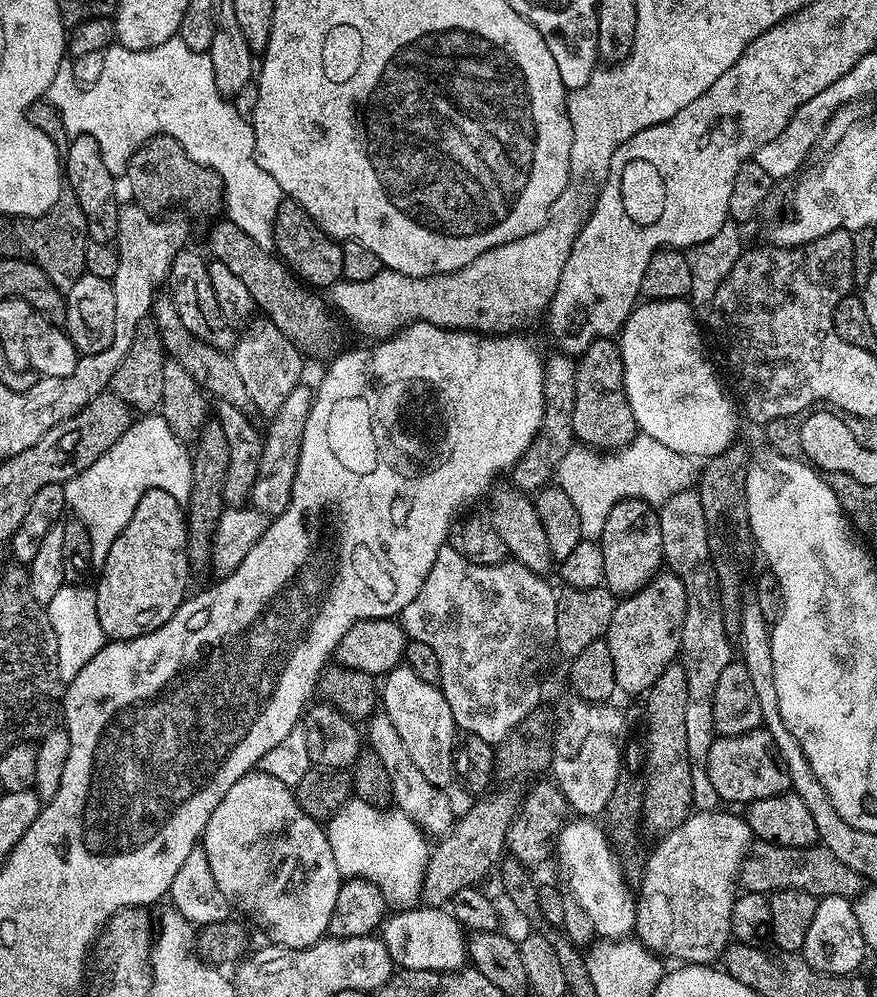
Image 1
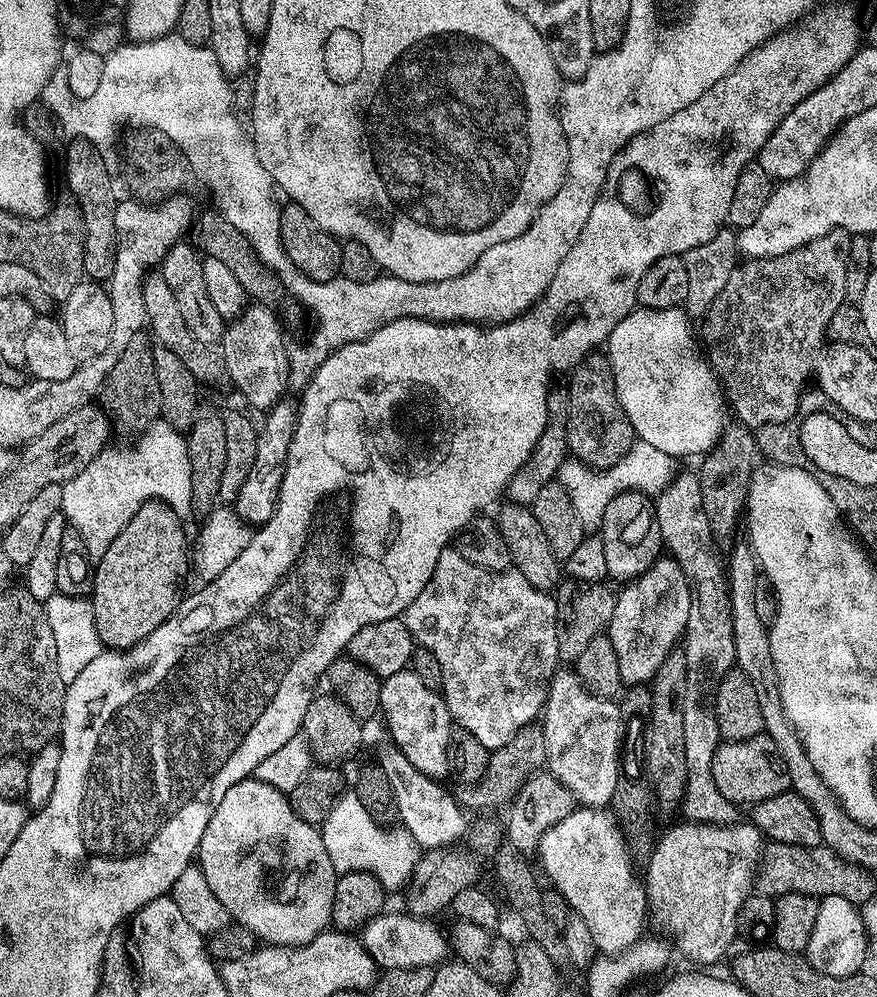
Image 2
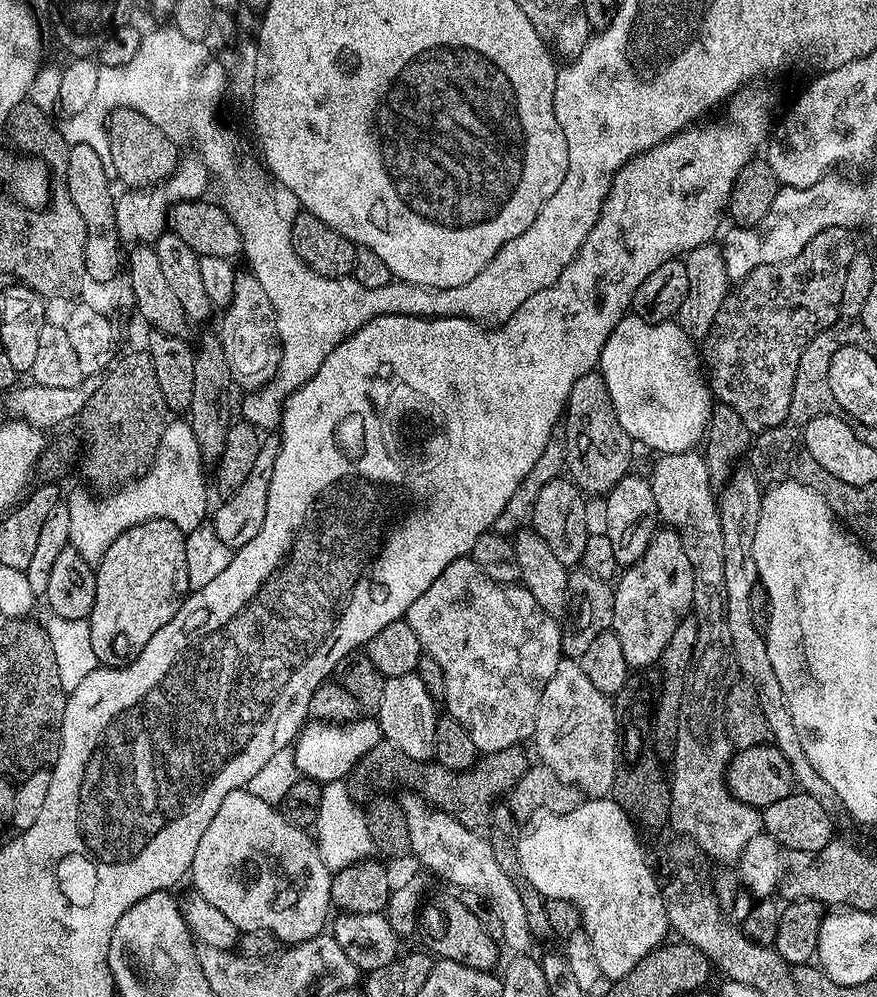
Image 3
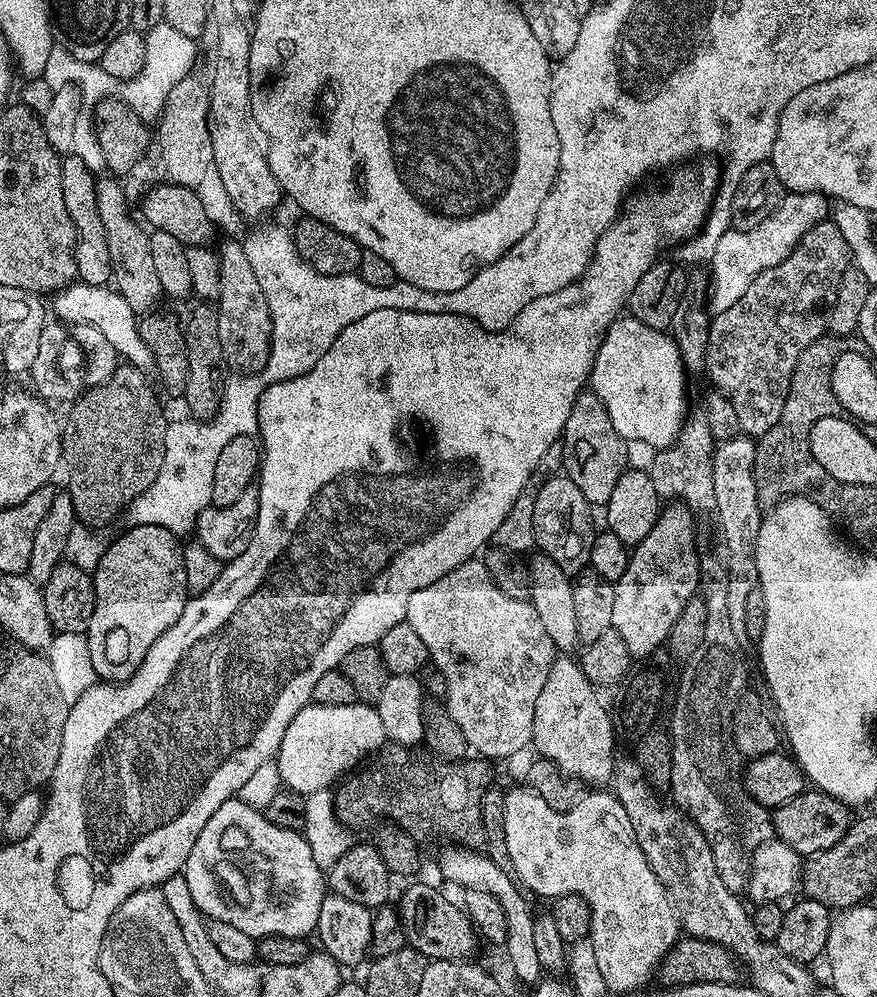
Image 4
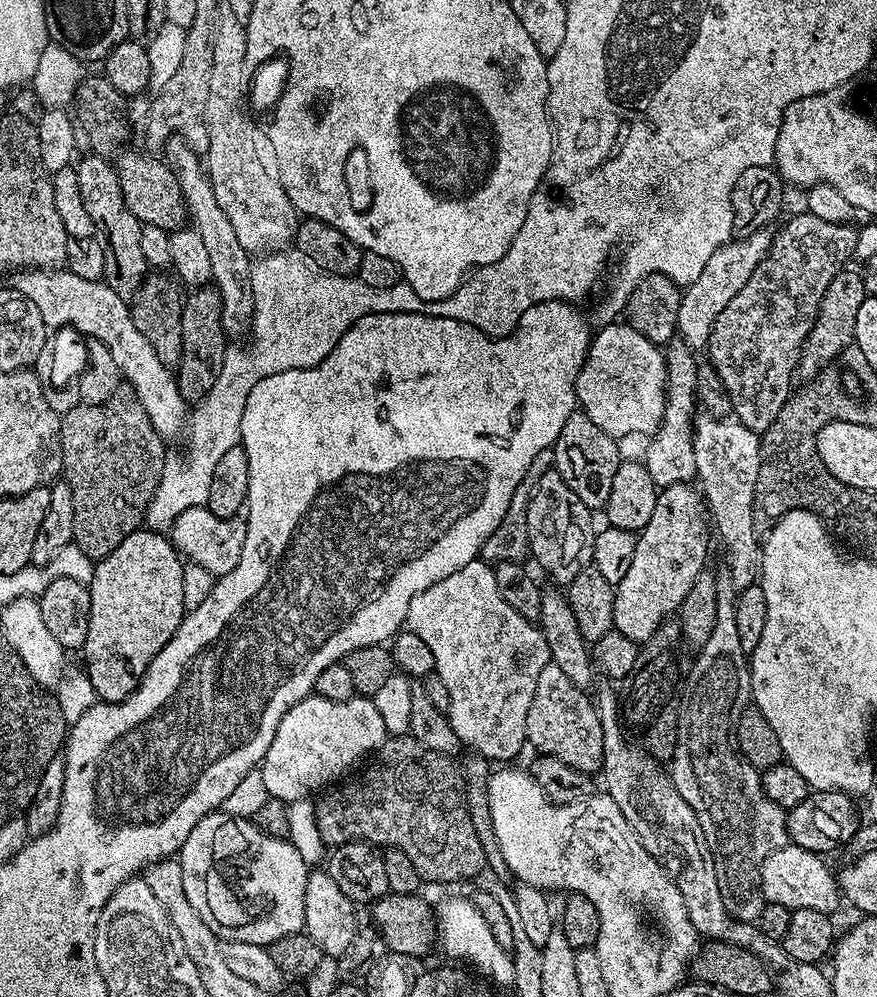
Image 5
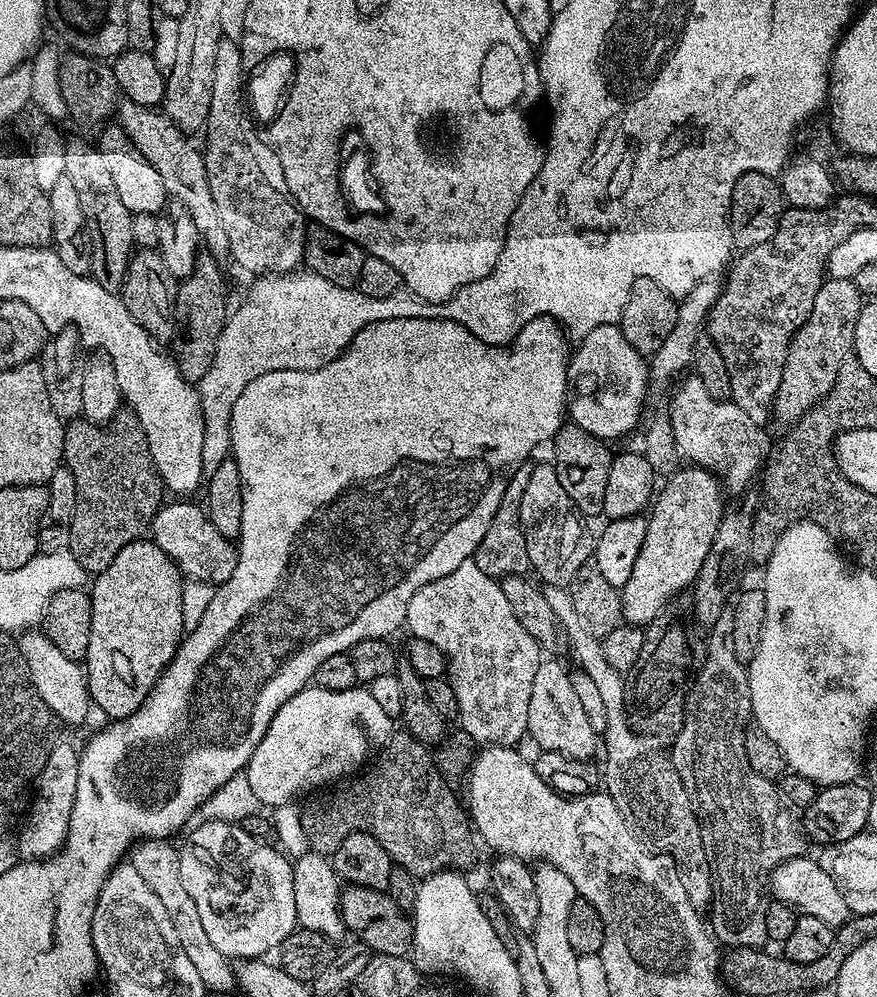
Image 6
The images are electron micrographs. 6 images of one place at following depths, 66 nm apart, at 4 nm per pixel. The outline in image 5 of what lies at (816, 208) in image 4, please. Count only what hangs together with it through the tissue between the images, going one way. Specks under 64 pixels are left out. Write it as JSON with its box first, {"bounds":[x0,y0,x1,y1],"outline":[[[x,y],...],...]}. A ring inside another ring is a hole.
{"bounds":[676,228,773,350],"outline":[[[759,228],[757,232],[751,232],[748,236],[729,239],[728,243],[720,245],[718,250],[710,254],[710,258],[704,261],[702,272],[691,277],[690,283],[683,289],[678,306],[678,318],[676,330],[679,339],[683,340],[689,348],[700,350],[705,347],[710,338],[710,330],[714,330],[714,322],[726,306],[730,306],[730,298],[746,286],[750,280],[750,274],[760,265],[764,255],[770,250],[773,233],[768,228]]]}

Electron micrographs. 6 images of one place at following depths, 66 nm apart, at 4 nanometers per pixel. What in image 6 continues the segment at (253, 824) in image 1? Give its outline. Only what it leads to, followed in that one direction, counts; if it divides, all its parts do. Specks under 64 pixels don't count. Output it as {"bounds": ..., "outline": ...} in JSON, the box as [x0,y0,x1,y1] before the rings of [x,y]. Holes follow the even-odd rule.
{"bounds":[179,820,298,958],"outline":[[[204,820],[193,830],[185,842],[184,848],[179,849],[180,861],[182,862],[182,883],[194,898],[194,906],[198,906],[198,918],[202,918],[202,930],[206,930],[206,938],[214,942],[216,947],[224,956],[229,958],[260,958],[271,950],[279,949],[285,938],[298,928],[296,922],[296,907],[294,906],[294,878],[292,877],[293,861],[279,847],[271,843],[254,838],[246,834],[246,830],[239,823],[228,823],[218,820]]]}

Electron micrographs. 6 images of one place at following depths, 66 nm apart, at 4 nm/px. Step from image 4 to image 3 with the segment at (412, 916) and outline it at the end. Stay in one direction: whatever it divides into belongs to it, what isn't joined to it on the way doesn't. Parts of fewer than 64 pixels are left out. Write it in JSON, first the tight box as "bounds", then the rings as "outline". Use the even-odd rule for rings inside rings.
{"bounds":[418,895,501,972],"outline":[[[459,895],[436,896],[432,904],[425,903],[418,913],[418,933],[424,939],[423,947],[433,957],[449,960],[450,962],[462,962],[462,966],[470,966],[474,970],[483,972],[493,971],[500,960],[501,945],[497,937],[485,930],[478,918],[466,910]]]}

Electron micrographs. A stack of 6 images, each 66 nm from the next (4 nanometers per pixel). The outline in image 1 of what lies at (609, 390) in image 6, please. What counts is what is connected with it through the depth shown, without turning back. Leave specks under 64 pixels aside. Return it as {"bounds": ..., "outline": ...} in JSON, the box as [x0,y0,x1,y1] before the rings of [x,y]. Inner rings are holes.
{"bounds":[618,299,738,458],"outline":[[[687,299],[641,303],[620,329],[618,347],[624,367],[624,393],[630,410],[634,410],[637,429],[678,454],[709,458],[737,439],[738,408],[704,353],[704,340],[692,311]]]}

